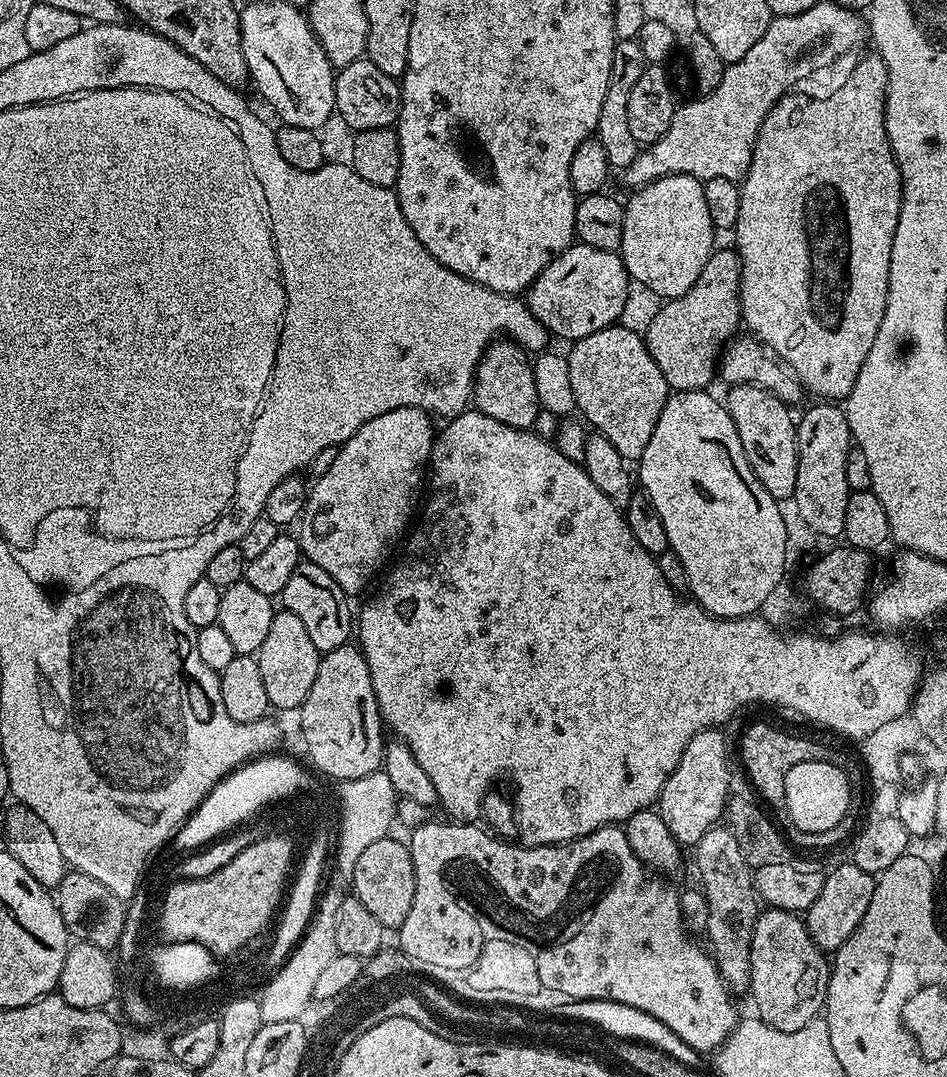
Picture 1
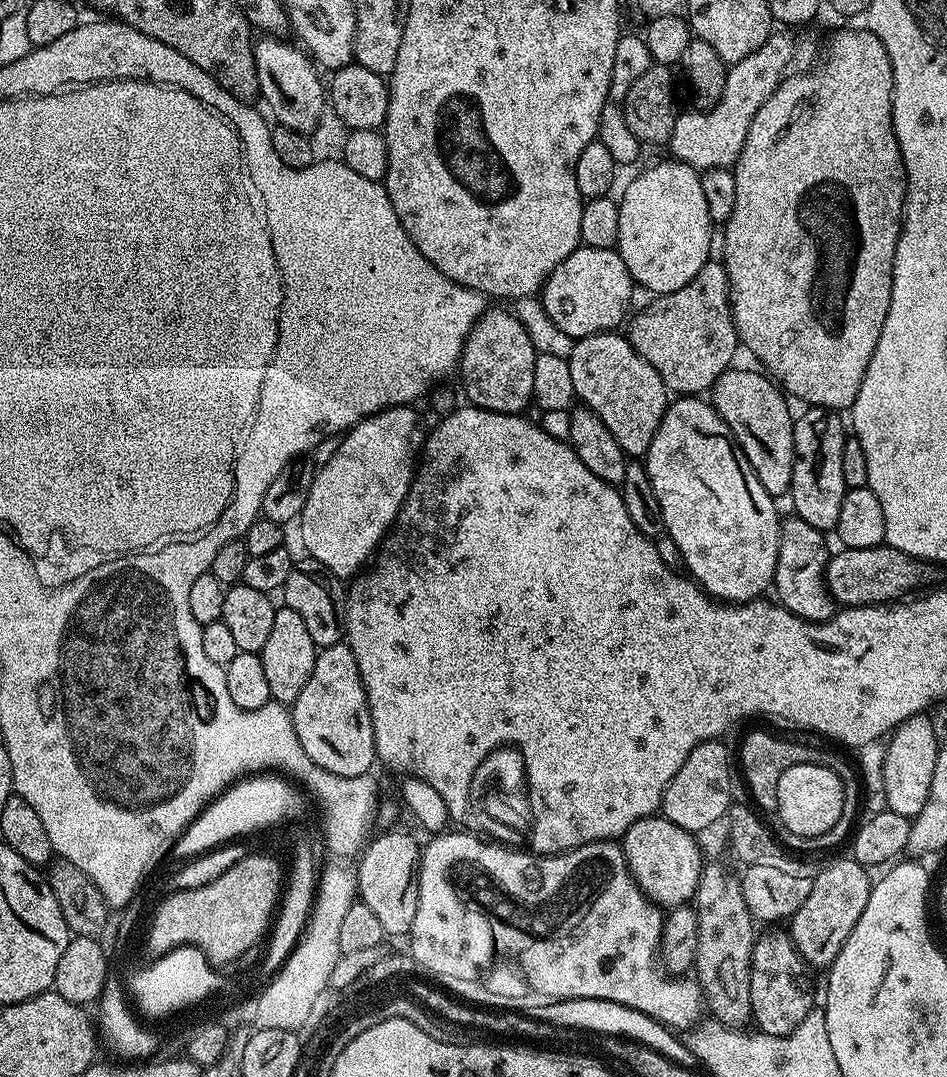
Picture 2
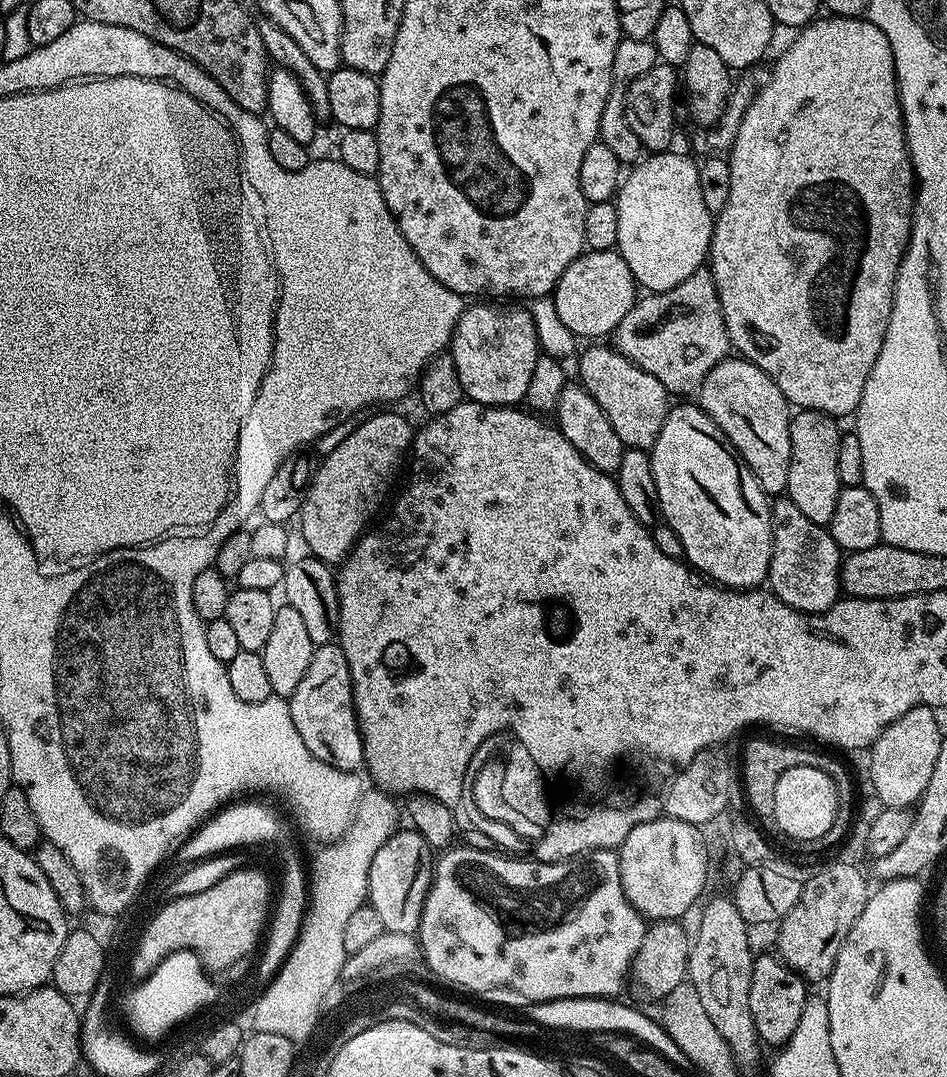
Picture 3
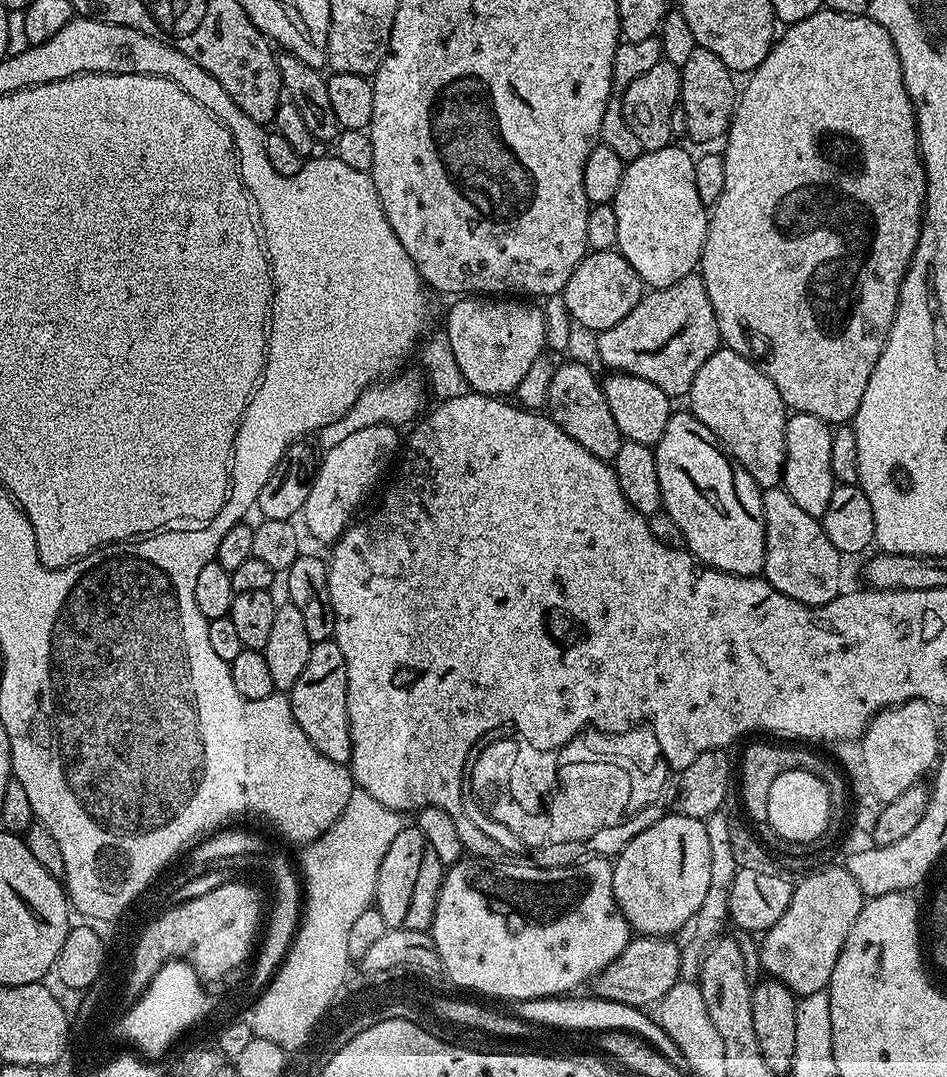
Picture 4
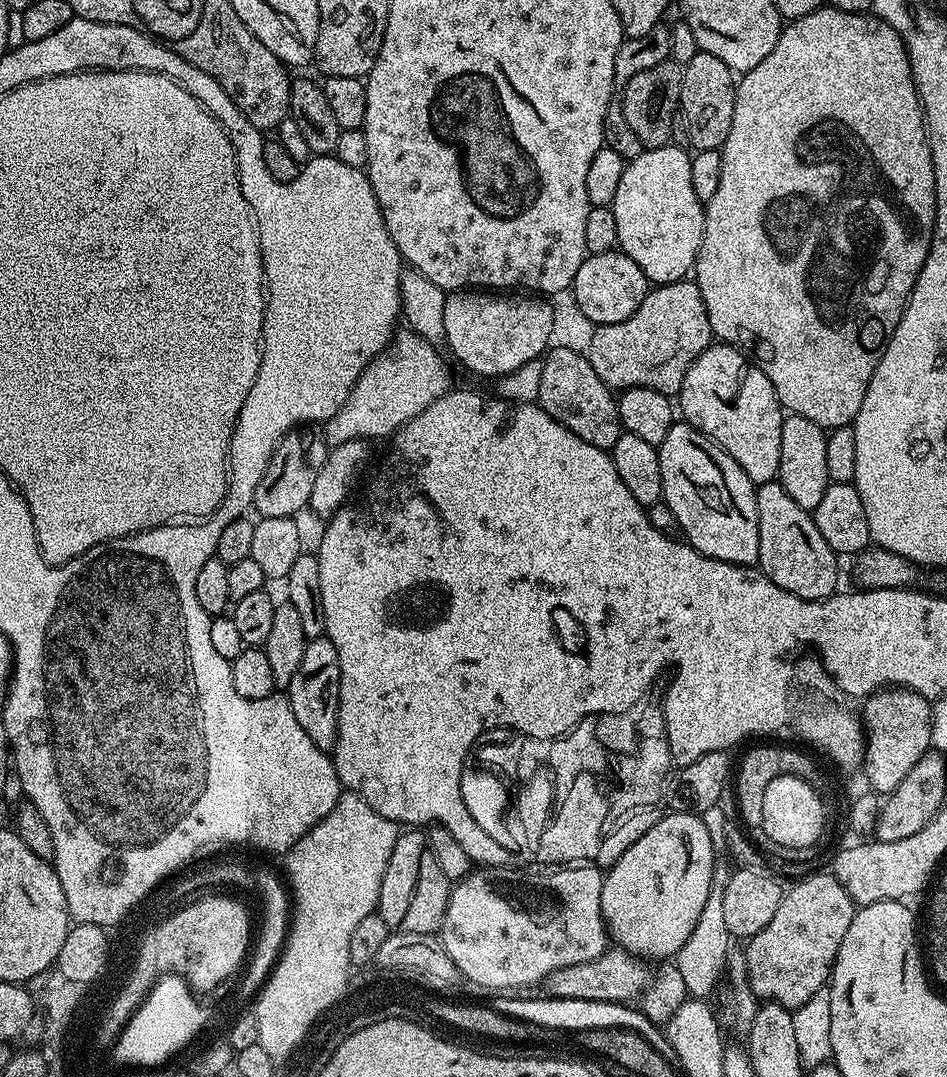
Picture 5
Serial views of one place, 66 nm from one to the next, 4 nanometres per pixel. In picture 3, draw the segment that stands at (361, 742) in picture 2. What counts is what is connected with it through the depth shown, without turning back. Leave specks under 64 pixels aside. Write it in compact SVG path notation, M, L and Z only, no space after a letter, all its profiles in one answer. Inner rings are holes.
M339 643L313 647L310 666L306 666L302 682L298 682L294 694L287 697L287 701L294 727L314 758L322 758L322 762L330 762L330 766L343 772L364 768L364 739L356 722L350 662L346 662L346 654Z

